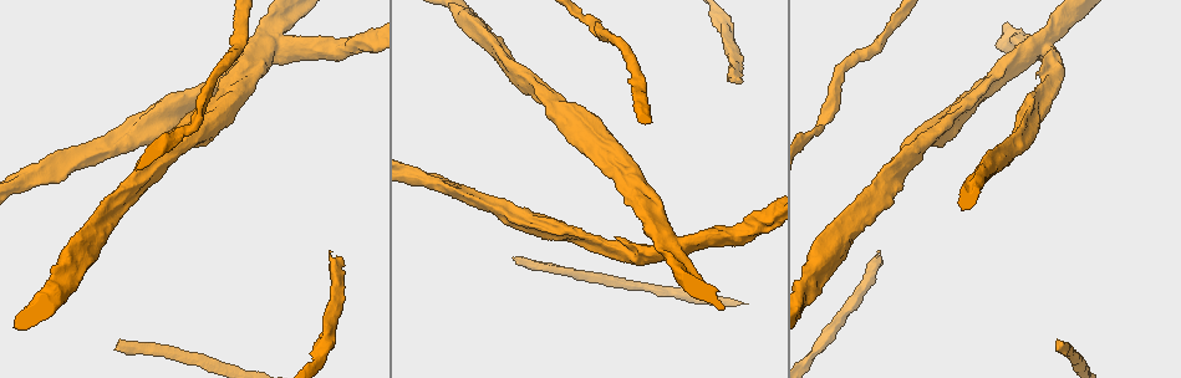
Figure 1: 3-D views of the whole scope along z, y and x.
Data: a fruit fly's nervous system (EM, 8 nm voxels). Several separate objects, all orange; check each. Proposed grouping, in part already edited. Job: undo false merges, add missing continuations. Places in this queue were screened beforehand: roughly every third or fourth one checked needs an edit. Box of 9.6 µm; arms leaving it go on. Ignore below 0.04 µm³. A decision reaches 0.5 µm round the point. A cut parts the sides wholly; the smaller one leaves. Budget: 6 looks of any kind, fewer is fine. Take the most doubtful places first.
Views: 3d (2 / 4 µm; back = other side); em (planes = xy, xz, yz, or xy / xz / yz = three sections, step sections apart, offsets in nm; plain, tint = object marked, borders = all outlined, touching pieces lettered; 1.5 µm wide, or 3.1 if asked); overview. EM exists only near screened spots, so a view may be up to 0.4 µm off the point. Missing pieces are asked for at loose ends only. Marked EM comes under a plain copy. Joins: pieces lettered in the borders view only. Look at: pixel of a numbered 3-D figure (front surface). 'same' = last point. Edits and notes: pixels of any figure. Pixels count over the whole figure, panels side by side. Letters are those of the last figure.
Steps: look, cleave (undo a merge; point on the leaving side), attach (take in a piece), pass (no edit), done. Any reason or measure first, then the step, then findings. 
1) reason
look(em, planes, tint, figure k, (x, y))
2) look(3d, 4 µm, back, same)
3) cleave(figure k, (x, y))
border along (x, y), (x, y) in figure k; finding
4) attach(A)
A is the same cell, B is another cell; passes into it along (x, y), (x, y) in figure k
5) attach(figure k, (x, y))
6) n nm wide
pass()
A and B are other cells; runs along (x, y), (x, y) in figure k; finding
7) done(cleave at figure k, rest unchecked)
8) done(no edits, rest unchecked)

branch stops here
look(em, yz, step 4, tint, figure 1, (728, 79))

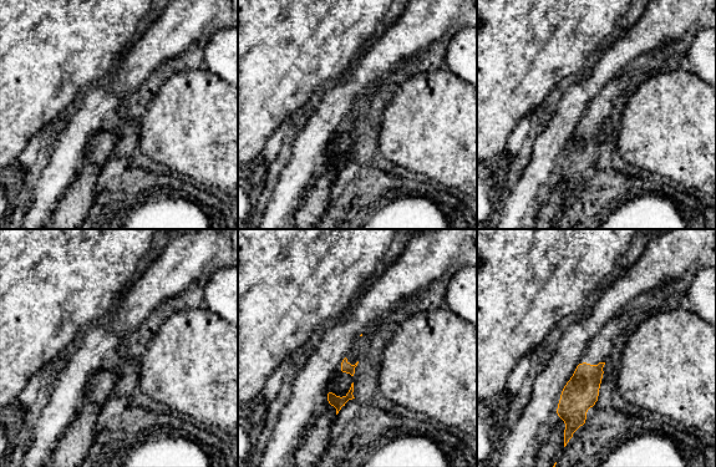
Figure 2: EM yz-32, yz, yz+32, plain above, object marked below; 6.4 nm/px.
cut it another way
look(em, planes, borders, same)

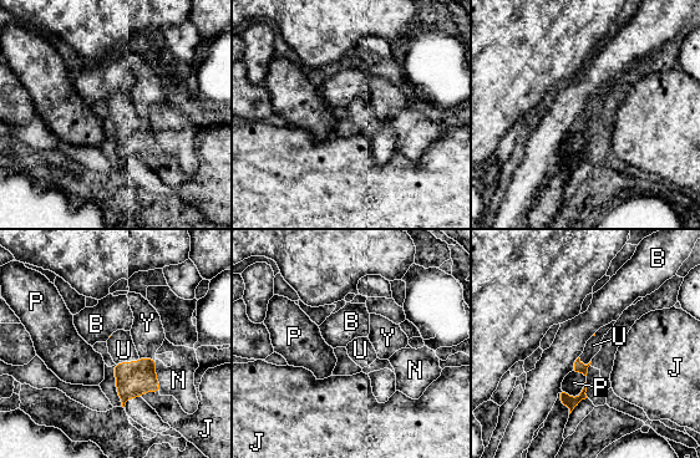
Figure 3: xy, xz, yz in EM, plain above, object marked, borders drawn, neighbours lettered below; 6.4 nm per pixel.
attach(U)
U is the same cell, B, J, N, P and Y are other cells; it goes on there

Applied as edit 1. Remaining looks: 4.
look(overview)

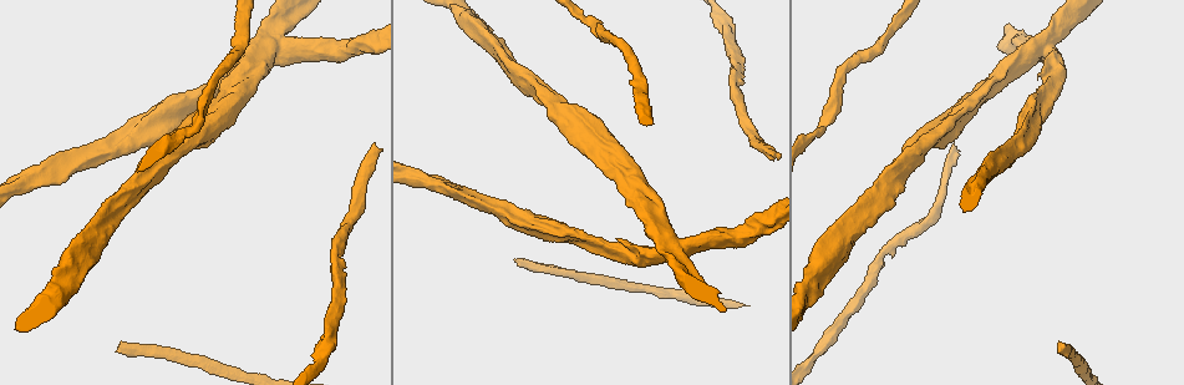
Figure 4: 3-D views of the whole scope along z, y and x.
an open end
look(3d, 2 µm, figure 4, (118, 349))

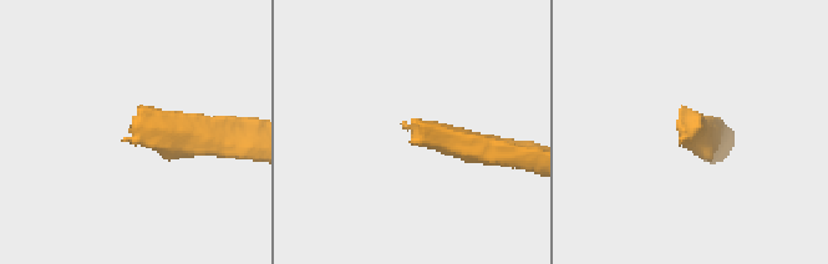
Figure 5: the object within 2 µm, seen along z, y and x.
need the tissue
look(em, xy, step 8, tint, figure 5, (125, 137))

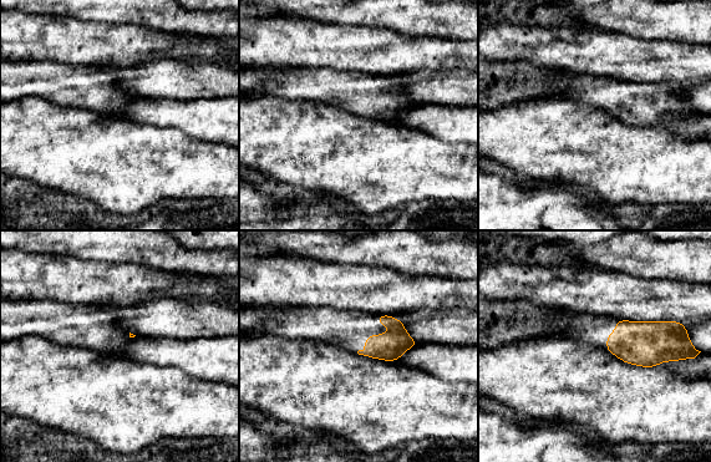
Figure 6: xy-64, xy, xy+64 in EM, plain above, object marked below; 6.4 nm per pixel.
look(em, planes, borders, same)

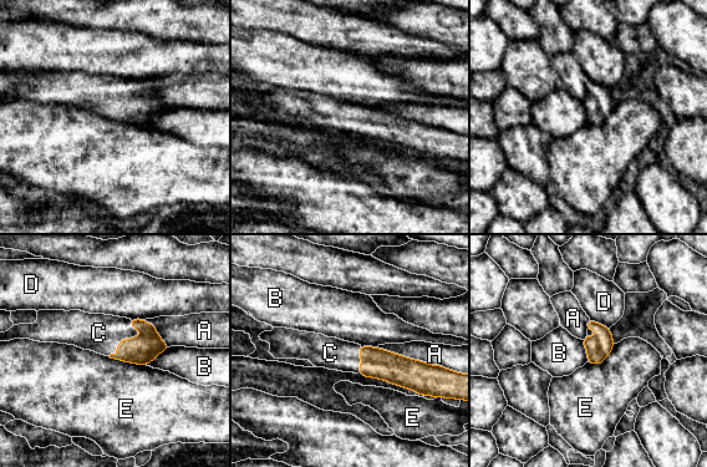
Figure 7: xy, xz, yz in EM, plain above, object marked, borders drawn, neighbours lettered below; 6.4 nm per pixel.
attach(C)
C is the same cell, A, B, D and E are other cells; passes into it along (142, 350), (121, 339), (98, 333) in figure 7; it goes on there

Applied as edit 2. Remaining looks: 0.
done(attach at figure 3, attach at figure 7, rest unchecked)

